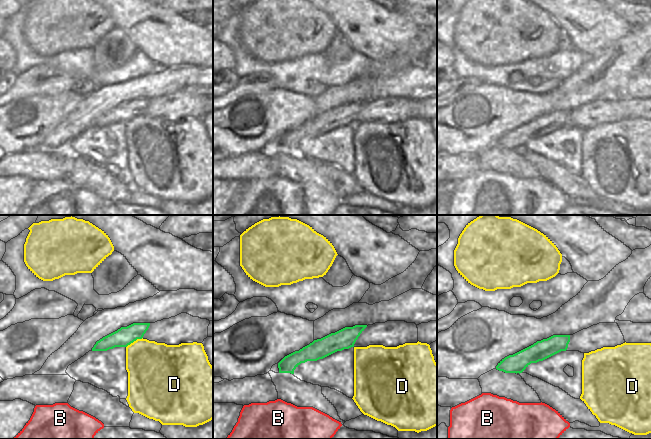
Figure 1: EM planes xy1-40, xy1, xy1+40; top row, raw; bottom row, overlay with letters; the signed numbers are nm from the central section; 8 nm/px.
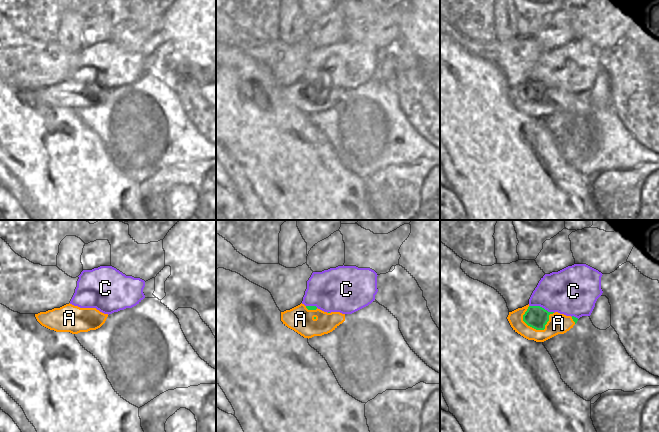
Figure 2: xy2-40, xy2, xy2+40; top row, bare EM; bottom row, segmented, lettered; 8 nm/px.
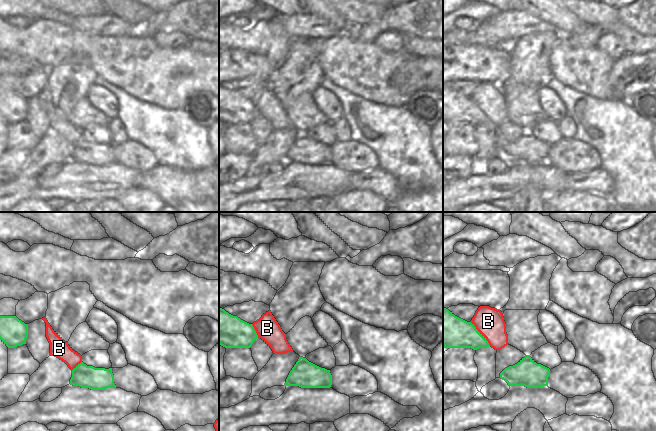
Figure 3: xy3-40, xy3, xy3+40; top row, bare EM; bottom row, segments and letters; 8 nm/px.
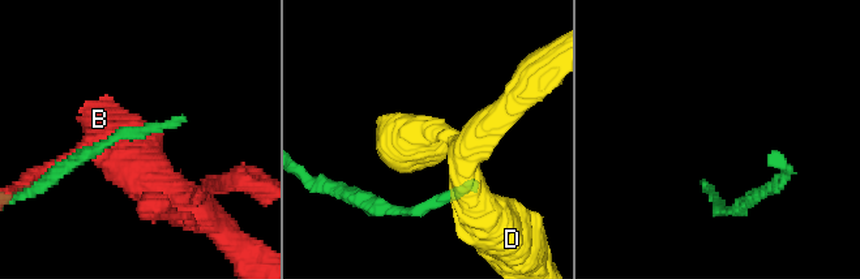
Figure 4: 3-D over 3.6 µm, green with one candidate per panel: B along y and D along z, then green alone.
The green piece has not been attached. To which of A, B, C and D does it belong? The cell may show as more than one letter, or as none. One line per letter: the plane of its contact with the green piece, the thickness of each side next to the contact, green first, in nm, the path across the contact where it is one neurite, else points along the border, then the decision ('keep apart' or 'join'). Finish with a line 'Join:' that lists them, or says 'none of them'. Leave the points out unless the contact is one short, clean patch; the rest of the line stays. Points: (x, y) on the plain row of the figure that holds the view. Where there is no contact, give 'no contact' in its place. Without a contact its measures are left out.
A: contact in xy2+40; calibres 180 and 160 nm; way xy2+40 (536, 93), (536, 98), (541, 105), (548, 100), (558, 99); join
B: contact in xy3+40; calibres 260 and 220 nm; keep apart
C: contact in xy2+40; calibres 180 and 360 nm; keep apart
D: contact in xy1-40; calibres 150 and 400 nm; border xy1-40 (142, 113), (134, 116), (126, 123); keep apart
Join: A

